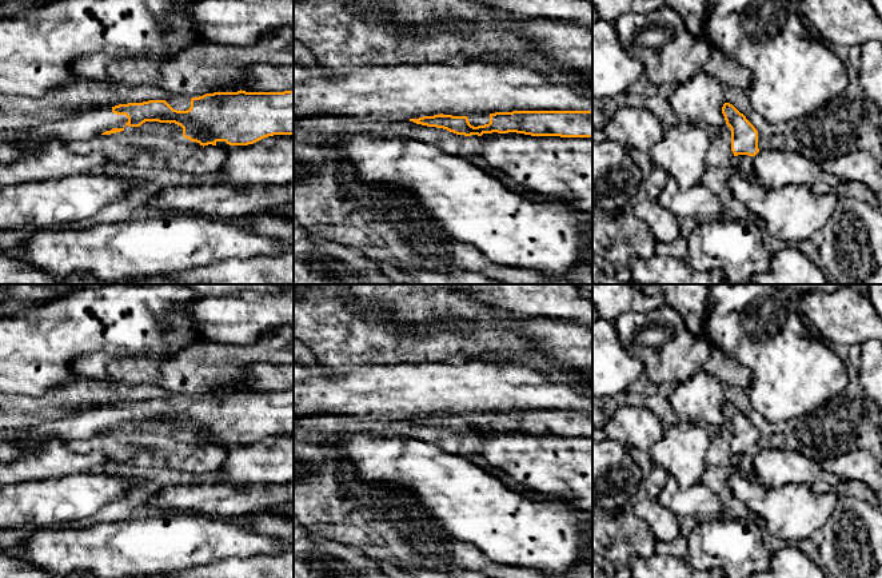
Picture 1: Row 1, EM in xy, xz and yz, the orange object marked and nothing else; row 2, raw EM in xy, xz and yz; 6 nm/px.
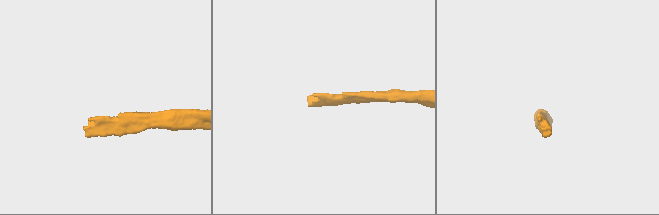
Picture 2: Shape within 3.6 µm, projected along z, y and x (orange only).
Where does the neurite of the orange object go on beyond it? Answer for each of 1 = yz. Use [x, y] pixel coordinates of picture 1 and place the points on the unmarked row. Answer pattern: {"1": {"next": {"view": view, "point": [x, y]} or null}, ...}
{"1": {"next": null}}

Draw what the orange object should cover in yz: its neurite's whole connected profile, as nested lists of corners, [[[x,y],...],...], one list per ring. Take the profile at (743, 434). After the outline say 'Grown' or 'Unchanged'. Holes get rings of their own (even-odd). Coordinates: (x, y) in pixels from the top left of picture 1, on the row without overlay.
[[[730,402],[723,403],[722,412],[731,428],[731,450],[734,455],[755,455],[759,451],[755,426]]]. Unchanged

